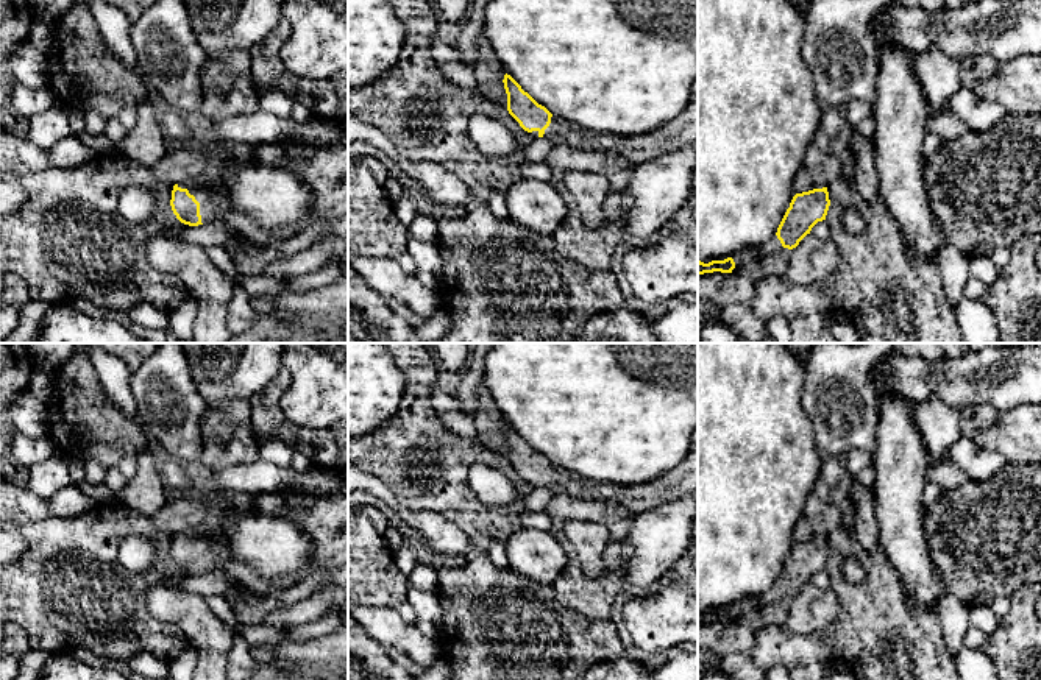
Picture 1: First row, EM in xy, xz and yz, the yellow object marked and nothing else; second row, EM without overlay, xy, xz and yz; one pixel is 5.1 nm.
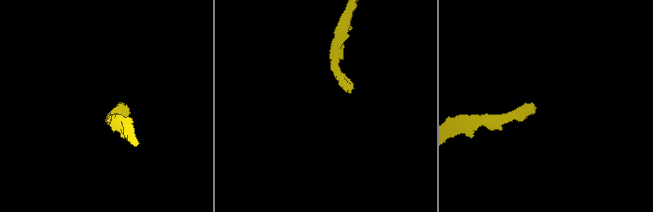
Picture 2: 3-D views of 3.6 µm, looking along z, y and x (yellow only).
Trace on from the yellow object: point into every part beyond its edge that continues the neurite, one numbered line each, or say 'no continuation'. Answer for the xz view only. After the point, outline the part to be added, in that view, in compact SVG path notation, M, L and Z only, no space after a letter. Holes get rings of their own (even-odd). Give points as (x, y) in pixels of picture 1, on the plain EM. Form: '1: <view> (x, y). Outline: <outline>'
1: xz (682, 481). Outline: M690 451L676 468L651 482L601 482L571 474L552 465L543 487L552 494L607 501L638 515L685 496L698 494L698 451Z

